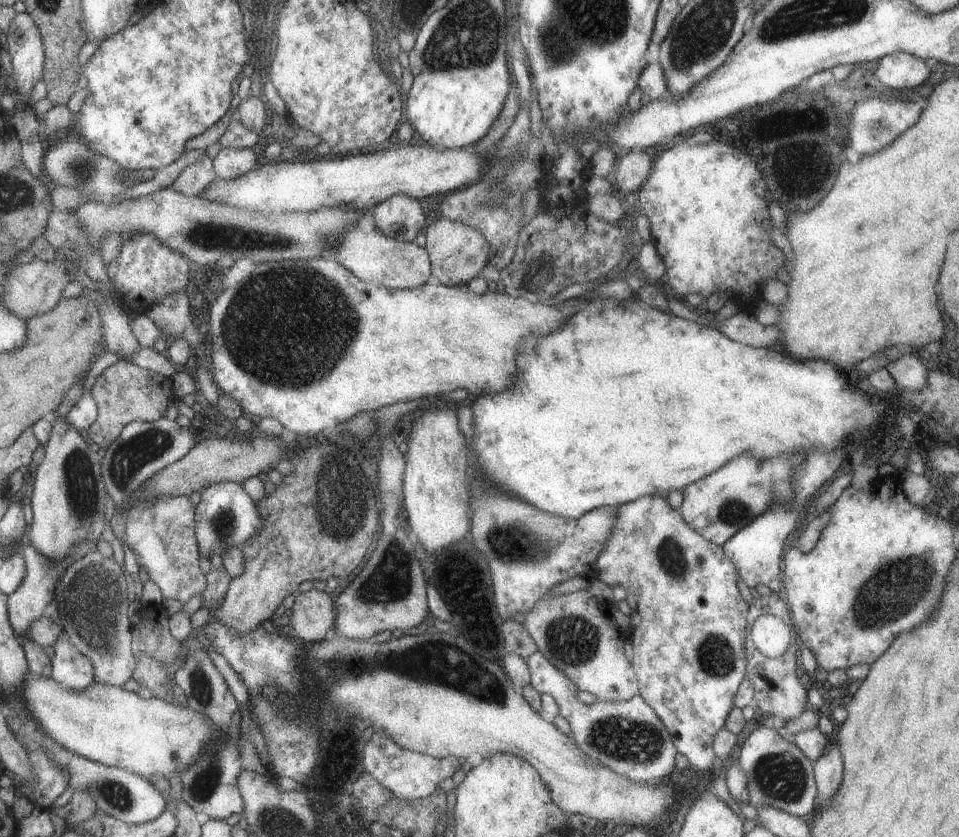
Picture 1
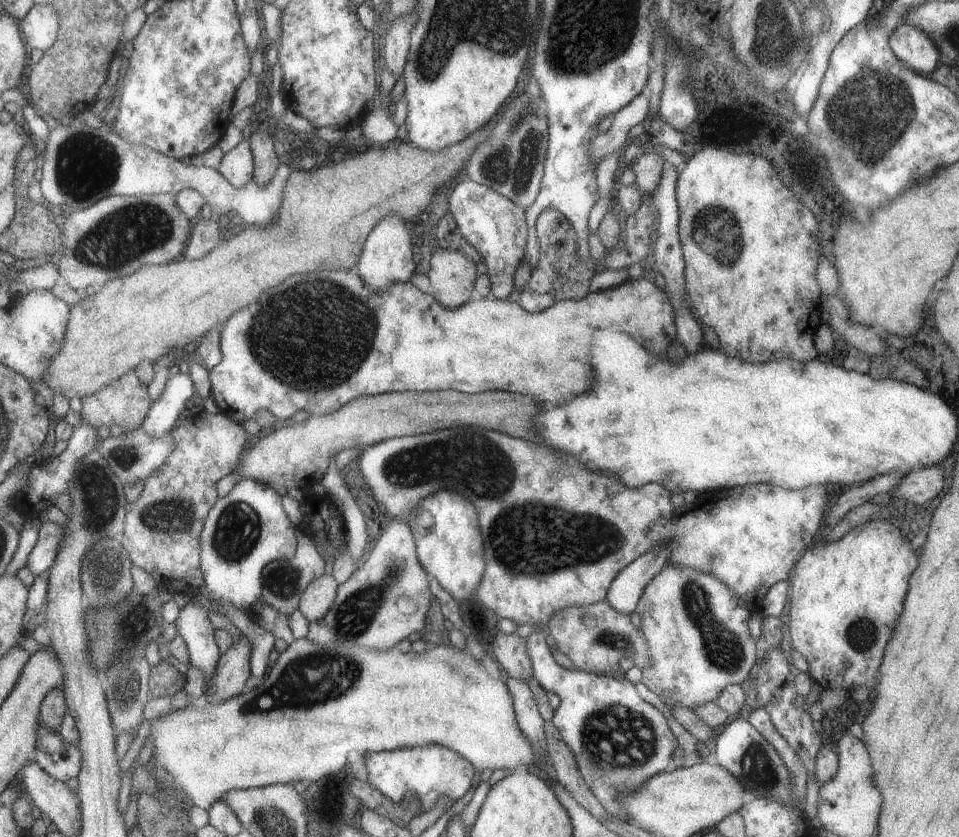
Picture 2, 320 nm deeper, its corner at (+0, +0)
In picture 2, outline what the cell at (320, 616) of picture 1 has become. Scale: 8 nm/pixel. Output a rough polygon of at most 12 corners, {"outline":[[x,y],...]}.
{"outline":[[314,578],[303,589],[298,609],[309,624],[324,618],[338,582]]}

